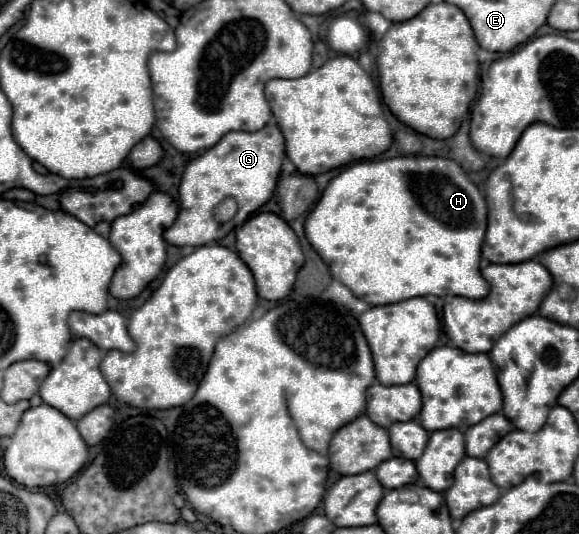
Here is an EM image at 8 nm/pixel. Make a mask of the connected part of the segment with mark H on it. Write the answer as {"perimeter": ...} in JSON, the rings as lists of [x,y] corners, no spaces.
{"perimeter":[[[393,157],[393,159],[383,159],[383,161],[359,161],[349,165],[345,171],[341,171],[337,177],[333,177],[323,191],[321,199],[309,213],[305,221],[305,235],[313,249],[323,257],[323,261],[329,265],[329,271],[333,279],[341,281],[345,287],[353,291],[355,297],[371,303],[371,305],[389,305],[389,303],[399,303],[411,297],[425,297],[425,295],[461,295],[467,299],[483,299],[489,293],[487,281],[483,281],[481,271],[479,271],[479,261],[481,261],[481,243],[485,235],[485,225],[487,225],[487,205],[479,189],[469,181],[465,171],[451,159],[441,159],[441,157]]]}

